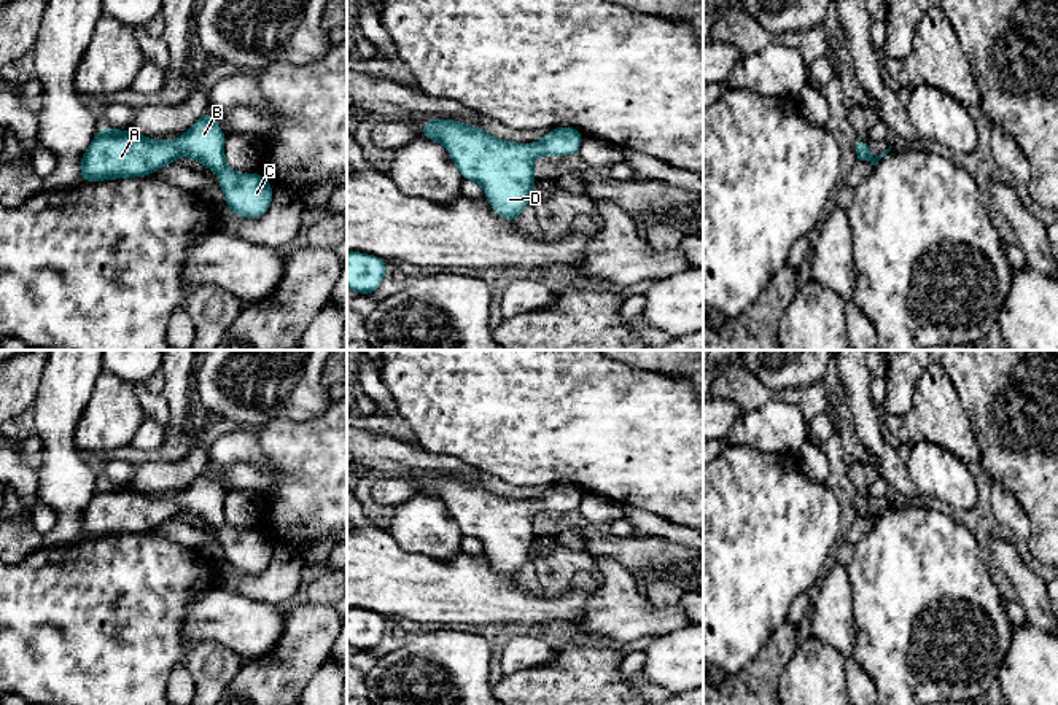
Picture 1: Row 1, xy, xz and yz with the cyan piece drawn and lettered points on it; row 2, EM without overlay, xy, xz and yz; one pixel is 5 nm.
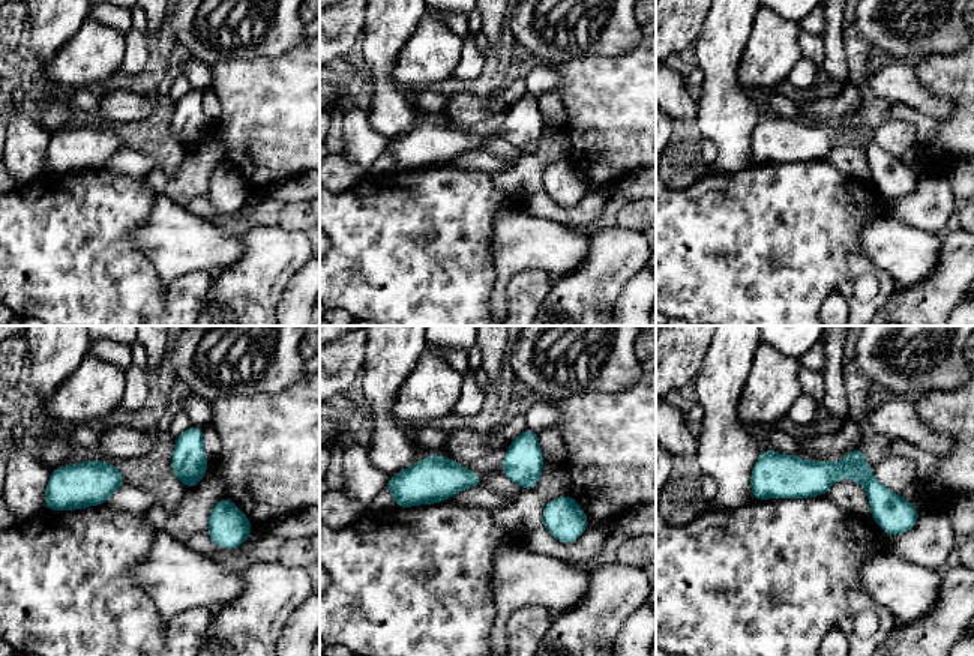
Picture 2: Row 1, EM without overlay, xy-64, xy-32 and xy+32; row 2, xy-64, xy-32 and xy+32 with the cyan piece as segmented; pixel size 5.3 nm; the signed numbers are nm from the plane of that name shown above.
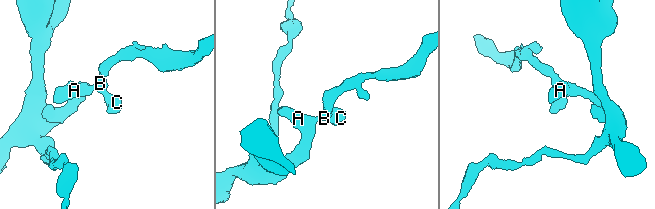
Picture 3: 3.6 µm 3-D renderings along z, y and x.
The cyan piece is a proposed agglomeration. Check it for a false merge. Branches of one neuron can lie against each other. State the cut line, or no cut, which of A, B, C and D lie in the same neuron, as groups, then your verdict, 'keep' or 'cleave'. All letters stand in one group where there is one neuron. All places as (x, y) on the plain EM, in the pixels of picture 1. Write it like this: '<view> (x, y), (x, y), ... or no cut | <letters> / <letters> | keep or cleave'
no cut | A B C D | keep

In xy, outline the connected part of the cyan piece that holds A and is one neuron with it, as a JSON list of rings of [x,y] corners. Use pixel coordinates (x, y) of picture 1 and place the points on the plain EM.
[[[208,468],[170,498],[148,495],[134,487],[102,484],[81,514],[81,536],[89,539],[148,533],[183,511],[218,530],[226,563],[242,575],[259,575],[272,560],[274,544],[261,530],[242,532],[226,522],[226,493]]]

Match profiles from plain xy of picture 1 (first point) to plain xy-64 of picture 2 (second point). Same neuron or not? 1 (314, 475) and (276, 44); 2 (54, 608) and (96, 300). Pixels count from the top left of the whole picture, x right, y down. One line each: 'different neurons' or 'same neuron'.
1: different neurons
2: same neuron

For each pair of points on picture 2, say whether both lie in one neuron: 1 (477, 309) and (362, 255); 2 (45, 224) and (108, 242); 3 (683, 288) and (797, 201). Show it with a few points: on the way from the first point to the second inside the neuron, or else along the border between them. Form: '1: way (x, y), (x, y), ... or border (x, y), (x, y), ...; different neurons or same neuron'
1: way (449, 302), (402, 255), (390, 255); same neuron
2: way (60, 239), (63, 242), (93, 242); same neuron
3: way (712, 260), (740, 251), (769, 222); same neuron

